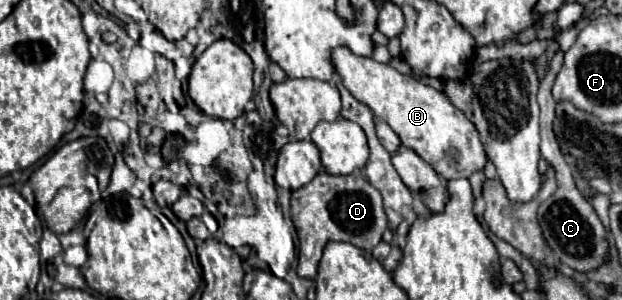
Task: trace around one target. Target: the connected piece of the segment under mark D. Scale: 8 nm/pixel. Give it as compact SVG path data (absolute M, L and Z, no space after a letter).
M326 172L318 174L310 184L292 192L292 222L298 232L300 254L298 254L298 276L316 278L318 262L328 240L350 242L366 252L382 240L382 232L388 228L386 214L382 212L380 192L362 176L330 176Z

